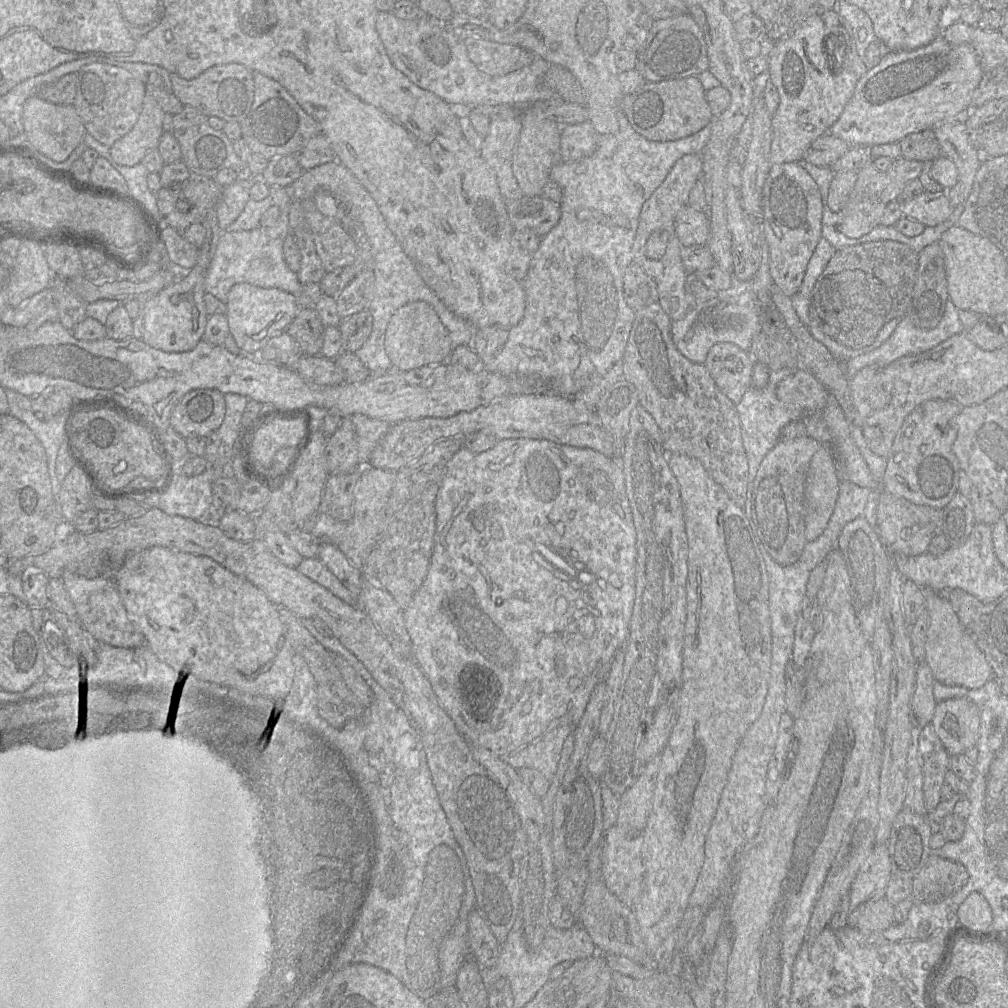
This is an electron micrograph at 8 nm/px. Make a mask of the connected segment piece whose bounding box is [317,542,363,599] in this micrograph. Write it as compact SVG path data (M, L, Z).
M322 542L317 558L358 598L362 588L362 570L355 568L342 551L329 542Z

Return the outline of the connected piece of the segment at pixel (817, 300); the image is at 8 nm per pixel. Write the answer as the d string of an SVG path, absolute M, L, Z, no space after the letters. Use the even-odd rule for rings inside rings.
M893 240L872 241L872 242L862 243L862 244L853 245L853 246L847 246L840 250L836 250L834 255L826 265L824 271L819 276L819 278L817 279L814 285L814 288L812 291L812 303L810 305L811 320L818 321L822 330L827 335L829 335L836 342L844 346L847 346L853 349L859 349L859 348L864 348L866 346L871 345L875 341L881 328L887 322L897 317L904 318L909 313L913 289L914 289L914 286L916 283L916 277L917 277L918 257L919 257L919 254L913 251L908 245L898 241L893 241Z

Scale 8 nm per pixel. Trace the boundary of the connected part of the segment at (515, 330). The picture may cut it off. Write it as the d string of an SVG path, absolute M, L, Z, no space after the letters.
M621 109L618 111L618 121L619 130L615 134L598 134L596 149L592 155L573 162L558 162L552 167L549 175L550 181L555 182L562 190L562 199L559 203L561 209L560 220L556 226L541 238L539 248L532 254L527 275L521 281L526 295L526 306L522 320L509 329L507 341L502 350L491 361L483 361L481 363L483 369L508 377L532 378L542 383L548 389L546 392L565 397L574 397L577 393L590 387L603 377L618 361L622 361L636 316L636 311L625 300L624 274L627 267L633 262L633 244L642 206L663 183L678 159L686 154L701 154L710 139L713 122L685 138L661 142L648 140L637 133Z

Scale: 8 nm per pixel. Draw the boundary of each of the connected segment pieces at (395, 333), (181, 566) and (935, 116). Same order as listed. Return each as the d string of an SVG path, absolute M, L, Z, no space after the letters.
M424 301L409 302L393 313L385 330L384 349L397 371L446 362L452 351L448 331L434 309Z
M156 546L129 557L115 582L127 616L144 635L146 645L178 673L272 700L288 695L295 675L292 658L296 653L286 638L278 607L245 578L209 557Z
M939 35L926 46L913 50L893 50L857 81L854 94L827 133L852 146L875 146L900 142L912 133L934 128L945 120L961 118L971 110L973 93L982 80L975 49L968 44L953 45Z

